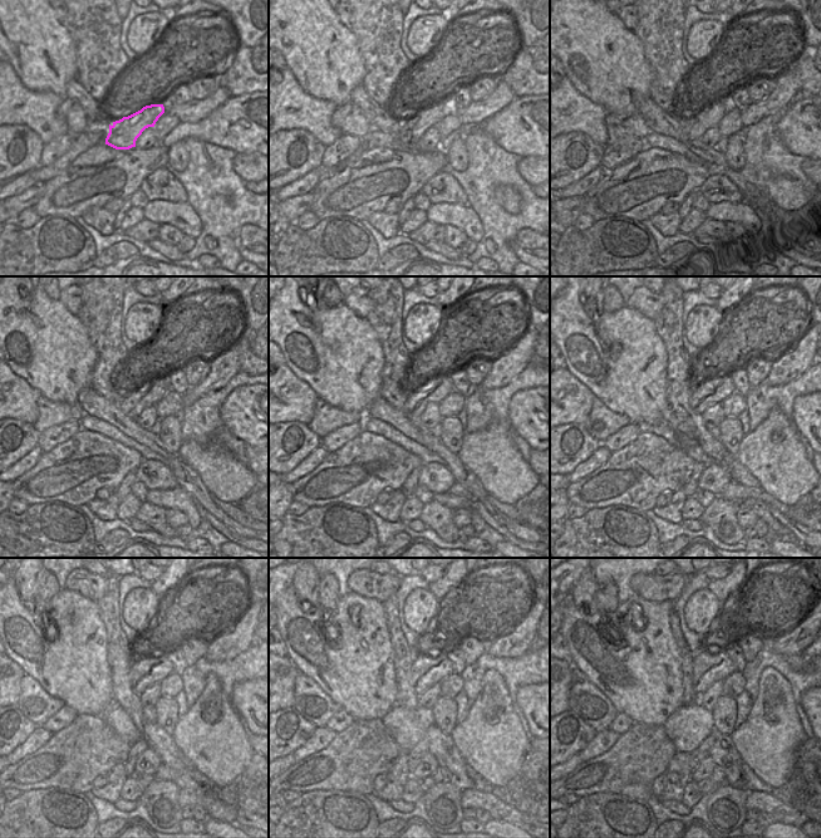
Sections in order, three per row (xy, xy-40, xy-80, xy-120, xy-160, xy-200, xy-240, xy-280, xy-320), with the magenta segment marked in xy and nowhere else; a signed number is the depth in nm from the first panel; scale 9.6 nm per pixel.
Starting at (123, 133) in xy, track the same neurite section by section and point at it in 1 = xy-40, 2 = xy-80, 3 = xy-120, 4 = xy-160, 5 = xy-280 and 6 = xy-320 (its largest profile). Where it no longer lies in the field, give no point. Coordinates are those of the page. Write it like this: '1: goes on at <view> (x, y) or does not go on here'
1: goes on at xy-40 (409, 130)
2: goes on at xy-80 (696, 126)
3: goes on at xy-120 (148, 395)
4: goes on at xy-160 (434, 391)
5: goes on at xy-280 (427, 670)
6: goes on at xy-320 (708, 667)

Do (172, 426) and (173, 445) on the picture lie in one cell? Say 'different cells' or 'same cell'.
same cell

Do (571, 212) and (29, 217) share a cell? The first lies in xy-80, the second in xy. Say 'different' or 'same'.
different

